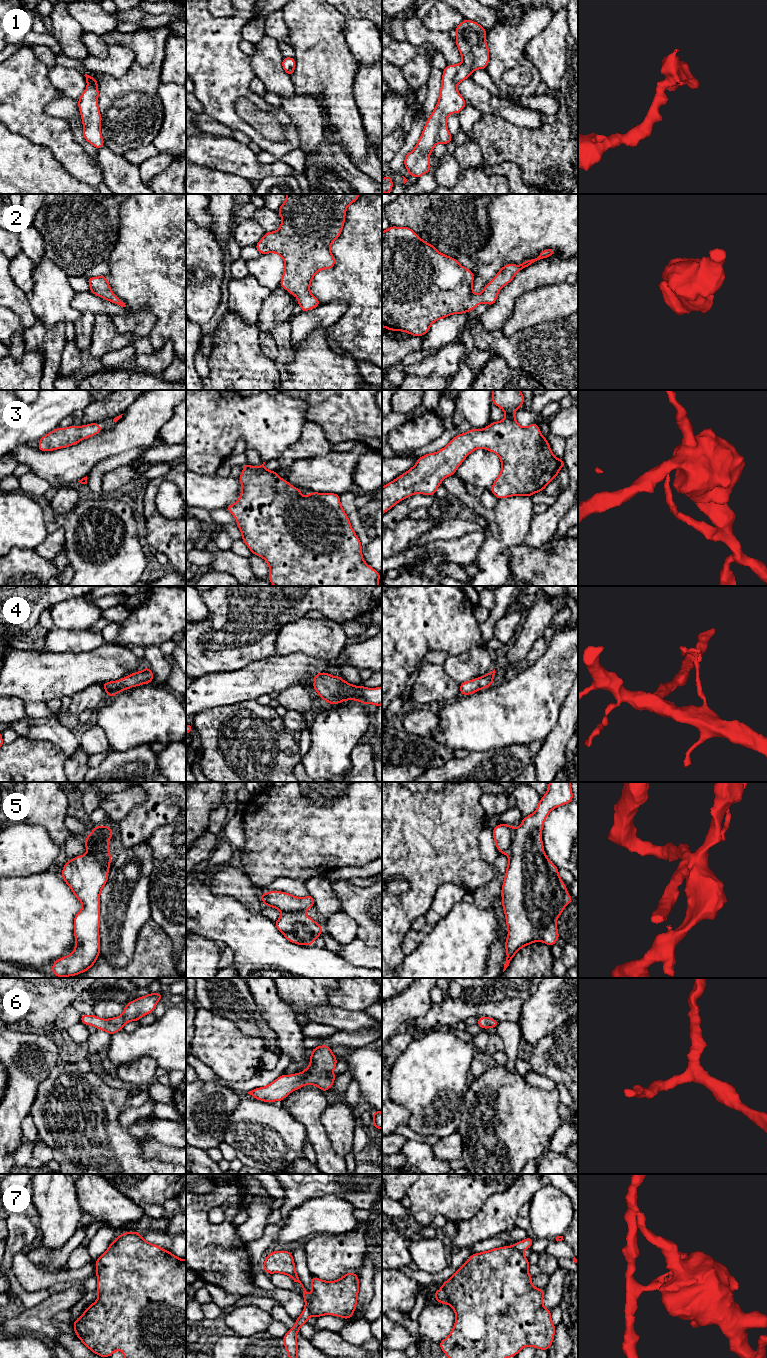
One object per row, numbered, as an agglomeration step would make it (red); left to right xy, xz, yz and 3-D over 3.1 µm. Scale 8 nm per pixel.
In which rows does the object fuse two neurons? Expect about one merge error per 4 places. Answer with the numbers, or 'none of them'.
5, 7

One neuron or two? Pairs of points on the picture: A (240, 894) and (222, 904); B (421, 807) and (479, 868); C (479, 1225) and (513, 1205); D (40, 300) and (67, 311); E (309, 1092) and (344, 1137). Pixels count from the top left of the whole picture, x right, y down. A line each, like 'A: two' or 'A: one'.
A: two
B: one
C: one
D: one
E: two

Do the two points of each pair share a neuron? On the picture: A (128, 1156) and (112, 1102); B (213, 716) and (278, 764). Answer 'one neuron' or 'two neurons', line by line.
A: one neuron
B: one neuron

